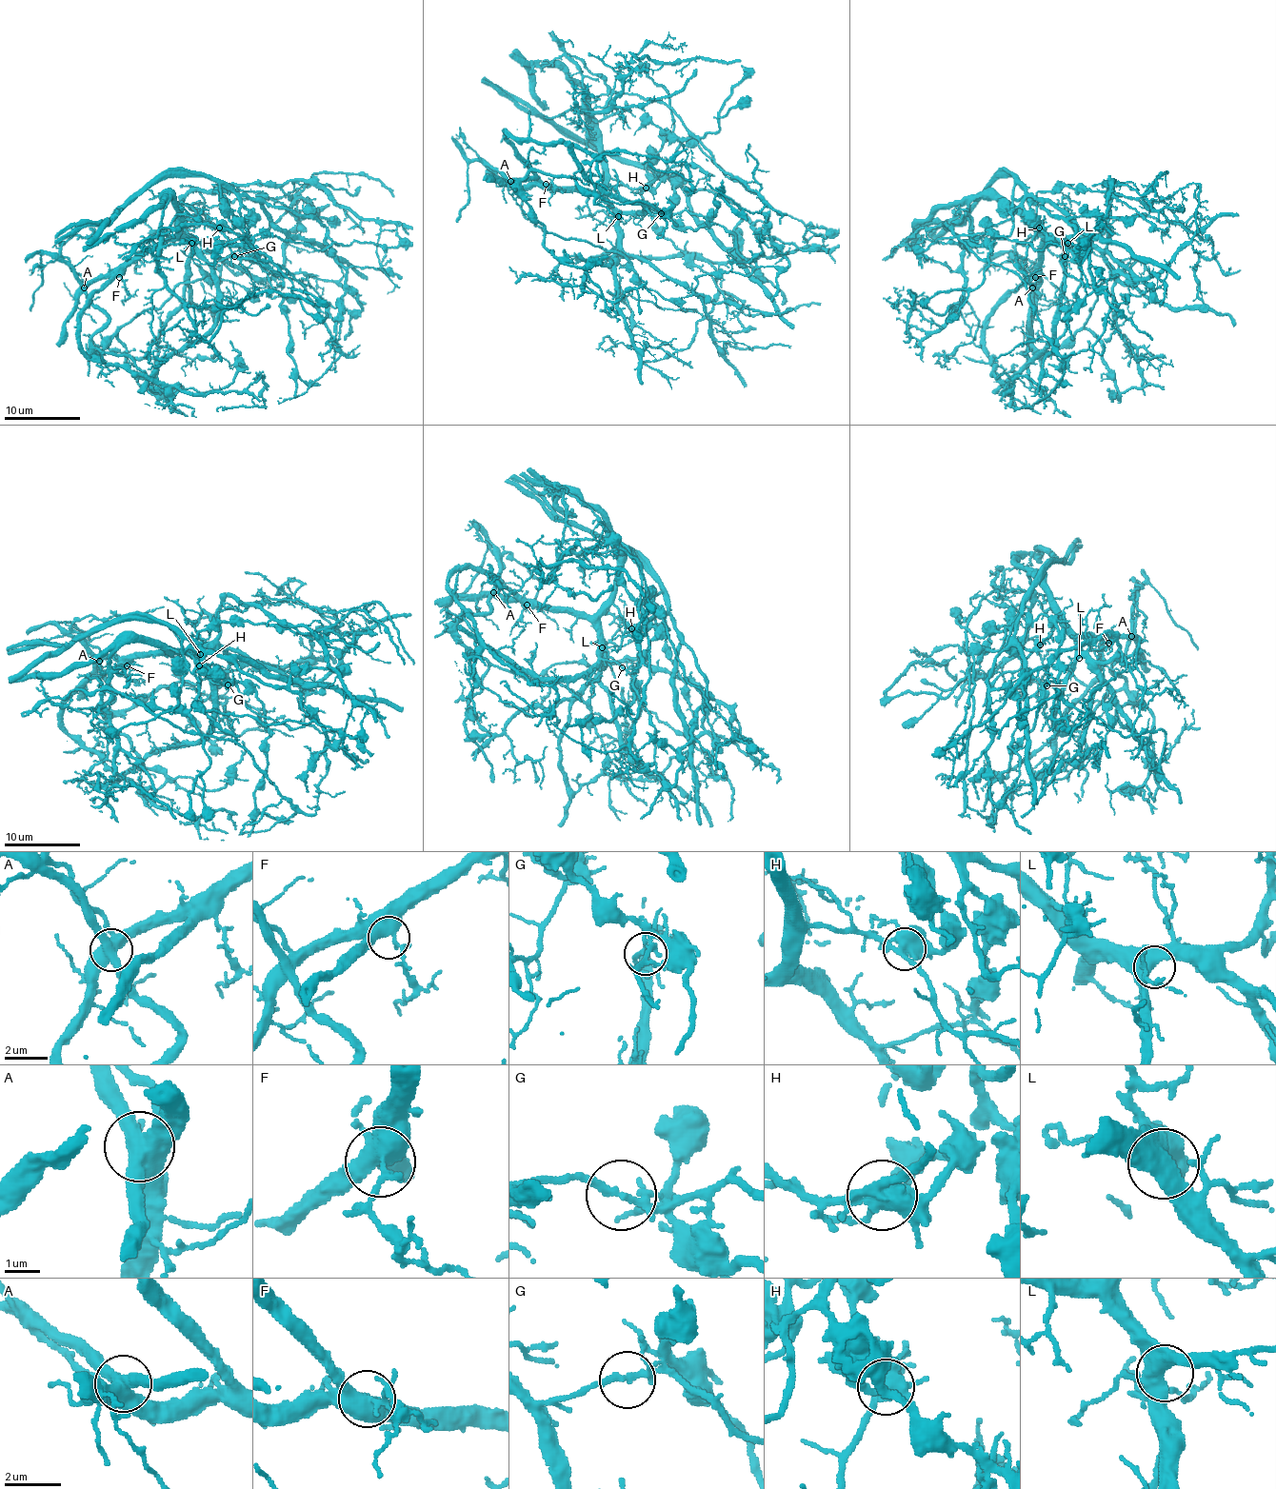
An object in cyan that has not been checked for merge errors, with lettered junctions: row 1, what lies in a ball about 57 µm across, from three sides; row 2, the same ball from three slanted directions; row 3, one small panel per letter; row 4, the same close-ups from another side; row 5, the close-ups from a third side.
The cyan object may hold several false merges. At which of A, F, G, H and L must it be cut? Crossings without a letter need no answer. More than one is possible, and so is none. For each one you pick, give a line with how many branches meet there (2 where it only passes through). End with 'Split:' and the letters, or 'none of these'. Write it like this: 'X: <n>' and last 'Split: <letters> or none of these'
A: 5
G: 3
H: 5
Split: A, G, H

